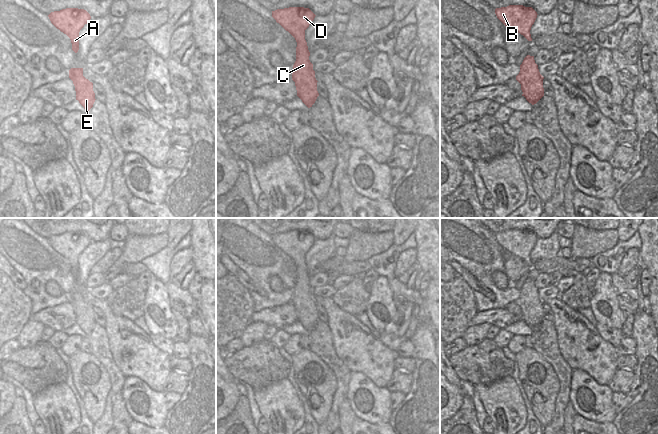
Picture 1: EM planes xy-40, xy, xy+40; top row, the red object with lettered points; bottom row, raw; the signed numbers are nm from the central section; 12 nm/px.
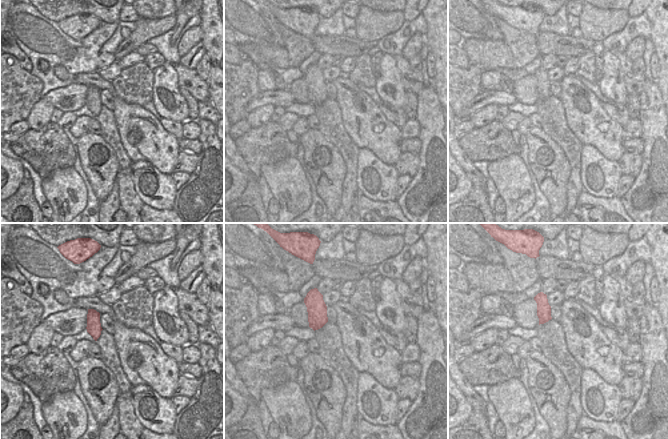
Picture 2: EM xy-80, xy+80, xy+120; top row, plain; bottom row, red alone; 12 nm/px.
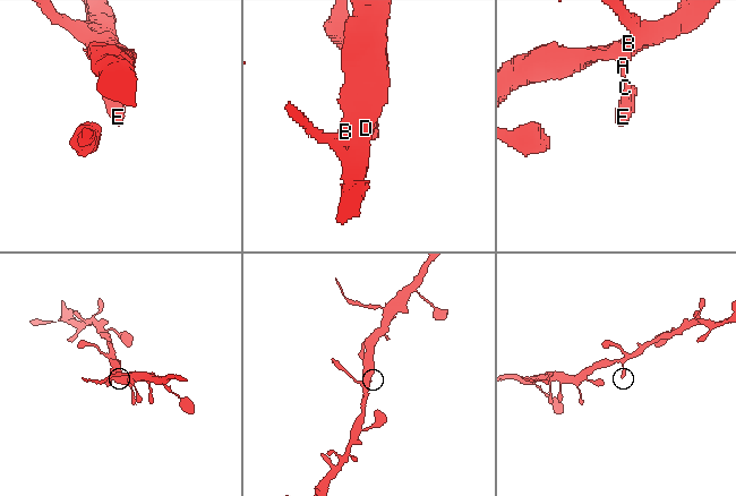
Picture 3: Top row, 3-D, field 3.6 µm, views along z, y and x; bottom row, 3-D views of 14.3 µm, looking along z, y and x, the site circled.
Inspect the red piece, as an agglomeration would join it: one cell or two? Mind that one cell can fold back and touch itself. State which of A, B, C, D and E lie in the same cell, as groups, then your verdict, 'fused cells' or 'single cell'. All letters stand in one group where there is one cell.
A B C D E; single cell

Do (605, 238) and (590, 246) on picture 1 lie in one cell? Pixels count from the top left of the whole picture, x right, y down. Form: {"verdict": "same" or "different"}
{"verdict": "same"}

